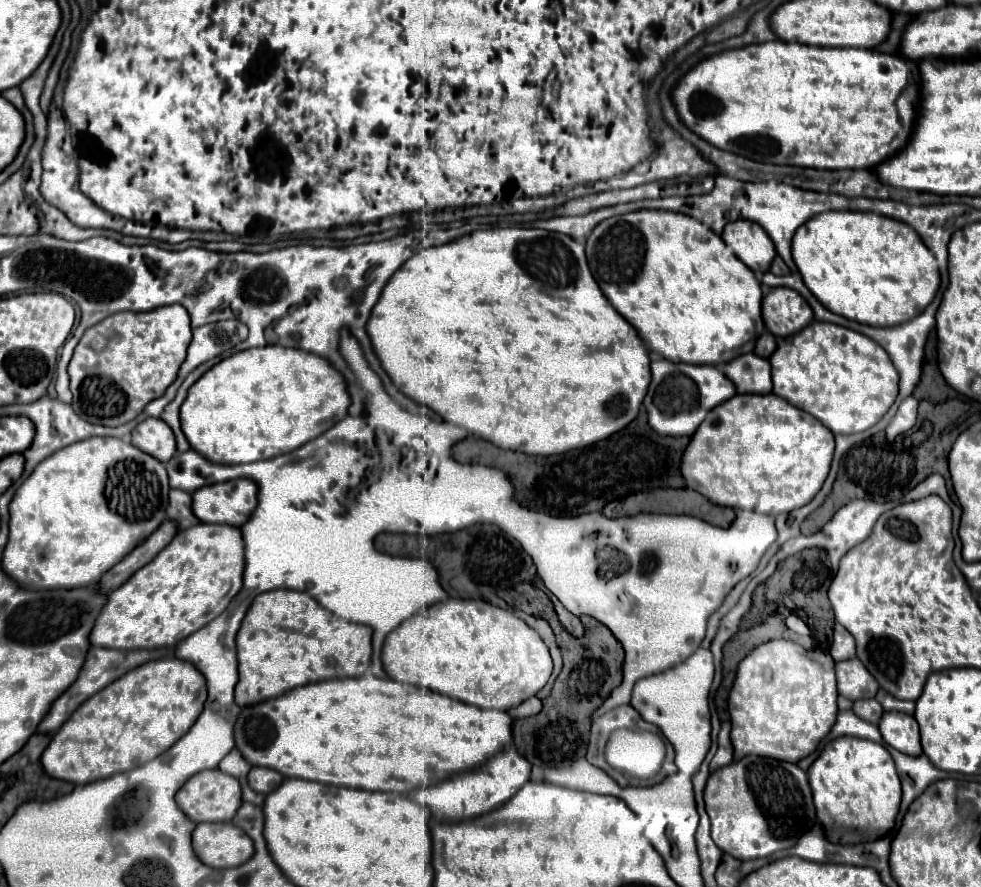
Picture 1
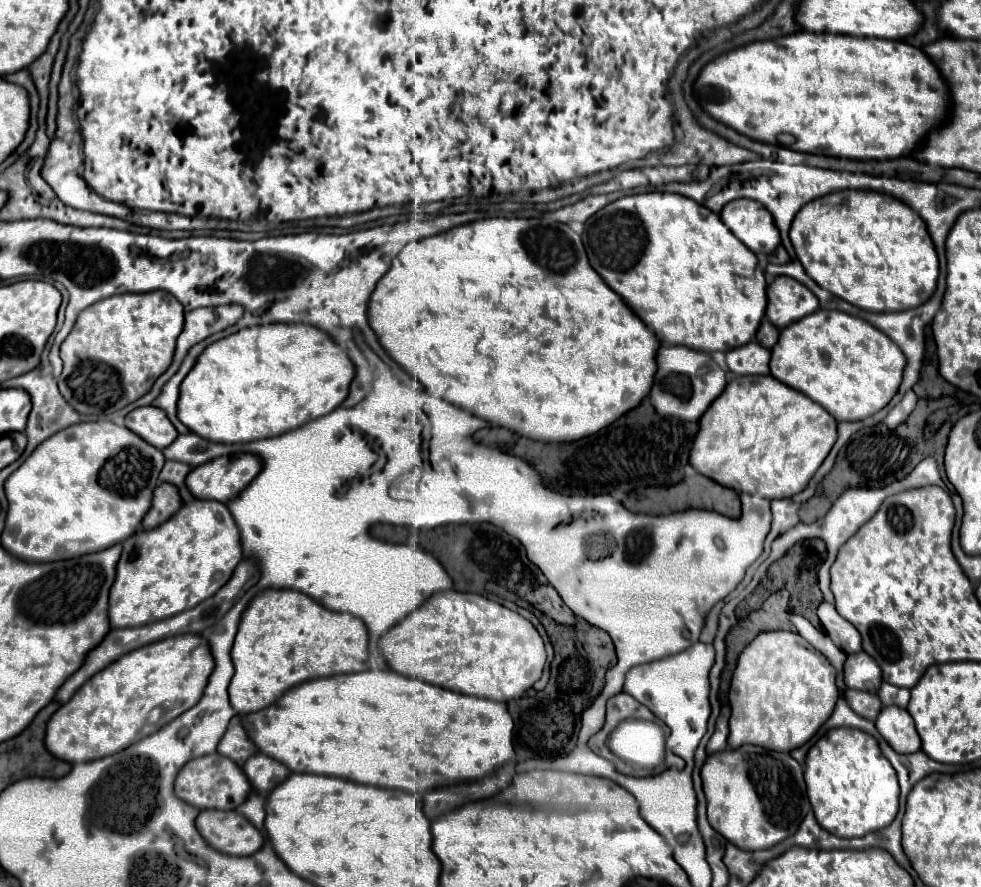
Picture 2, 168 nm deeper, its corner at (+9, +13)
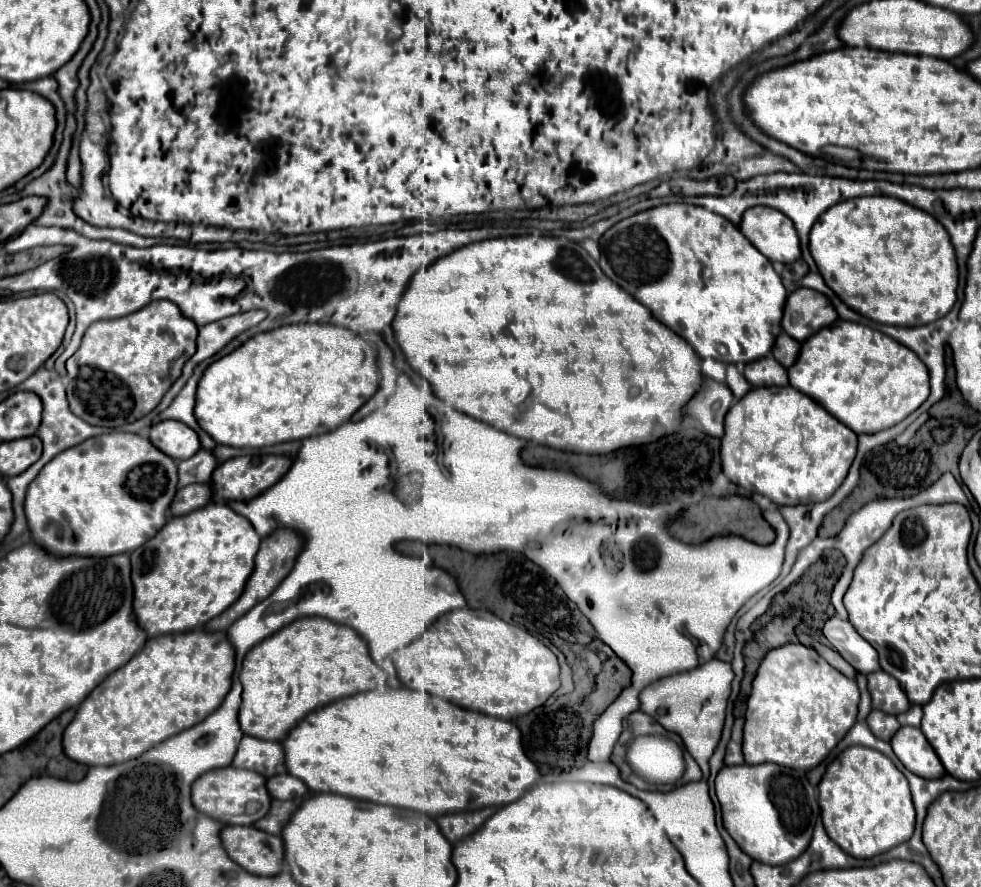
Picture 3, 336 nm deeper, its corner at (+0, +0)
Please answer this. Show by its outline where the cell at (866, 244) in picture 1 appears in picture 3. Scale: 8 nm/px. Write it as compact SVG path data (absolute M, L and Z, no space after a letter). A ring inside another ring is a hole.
M886 195L856 197L824 211L810 233L810 253L826 285L854 311L888 325L928 325L956 303L958 263L950 235L930 213Z

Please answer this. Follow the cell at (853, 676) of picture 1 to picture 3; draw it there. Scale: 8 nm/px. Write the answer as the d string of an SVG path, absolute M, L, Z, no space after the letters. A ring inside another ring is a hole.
M884 671L868 675L868 687L872 693L872 707L890 715L900 715L910 709L910 701L904 695L900 683Z

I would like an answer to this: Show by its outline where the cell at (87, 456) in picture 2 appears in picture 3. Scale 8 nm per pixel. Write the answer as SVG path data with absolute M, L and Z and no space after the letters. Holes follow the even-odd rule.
M106 433L92 437L64 453L56 455L36 481L28 487L24 503L28 525L34 535L34 543L40 543L54 555L80 555L80 557L108 557L118 553L130 553L152 539L166 523L166 511L178 491L178 467L172 457L156 449L150 439L134 433Z

